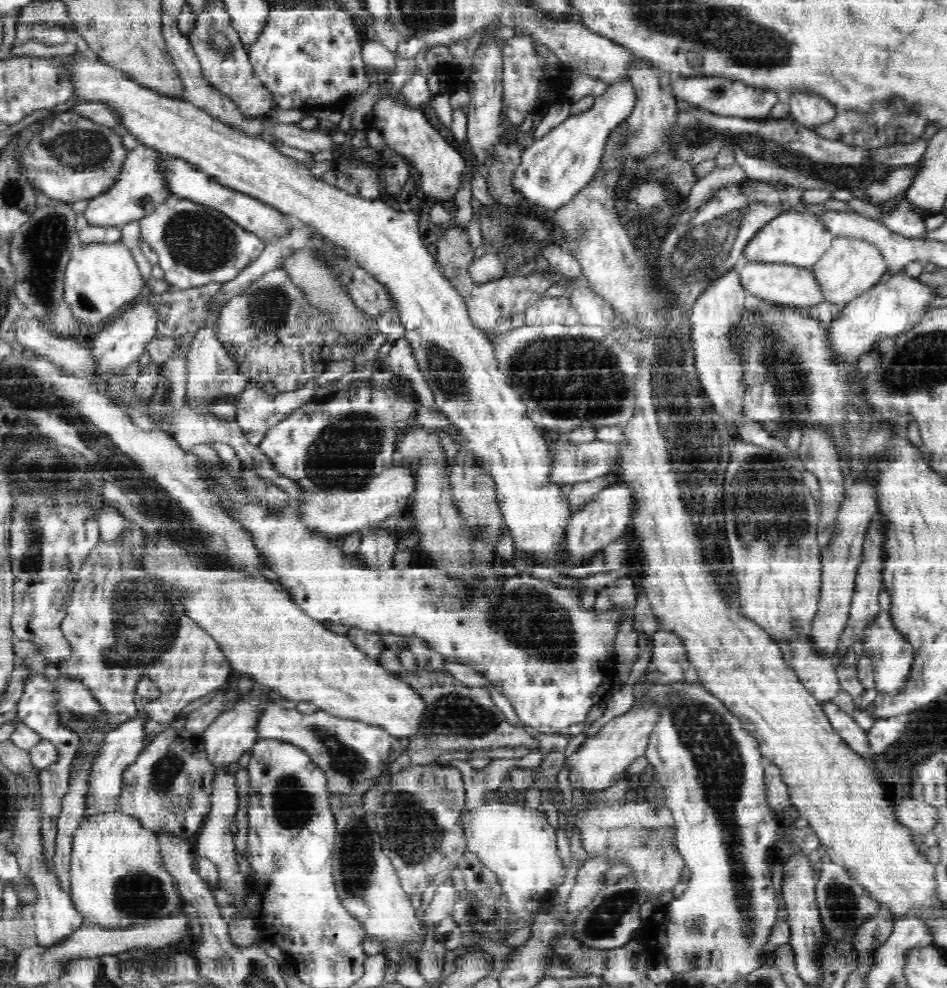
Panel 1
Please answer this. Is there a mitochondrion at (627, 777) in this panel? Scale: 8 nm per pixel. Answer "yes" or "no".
no

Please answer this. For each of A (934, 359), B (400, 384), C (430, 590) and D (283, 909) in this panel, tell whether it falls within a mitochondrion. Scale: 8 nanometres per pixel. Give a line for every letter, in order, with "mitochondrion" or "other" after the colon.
A: mitochondrion
B: other
C: mitochondrion
D: other

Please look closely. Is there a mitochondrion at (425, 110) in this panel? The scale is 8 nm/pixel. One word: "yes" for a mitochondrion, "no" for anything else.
no

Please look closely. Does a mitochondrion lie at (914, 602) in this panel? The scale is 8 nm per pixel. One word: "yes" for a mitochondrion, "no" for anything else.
no

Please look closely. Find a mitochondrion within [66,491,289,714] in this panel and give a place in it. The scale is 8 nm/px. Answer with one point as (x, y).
(143, 625)

